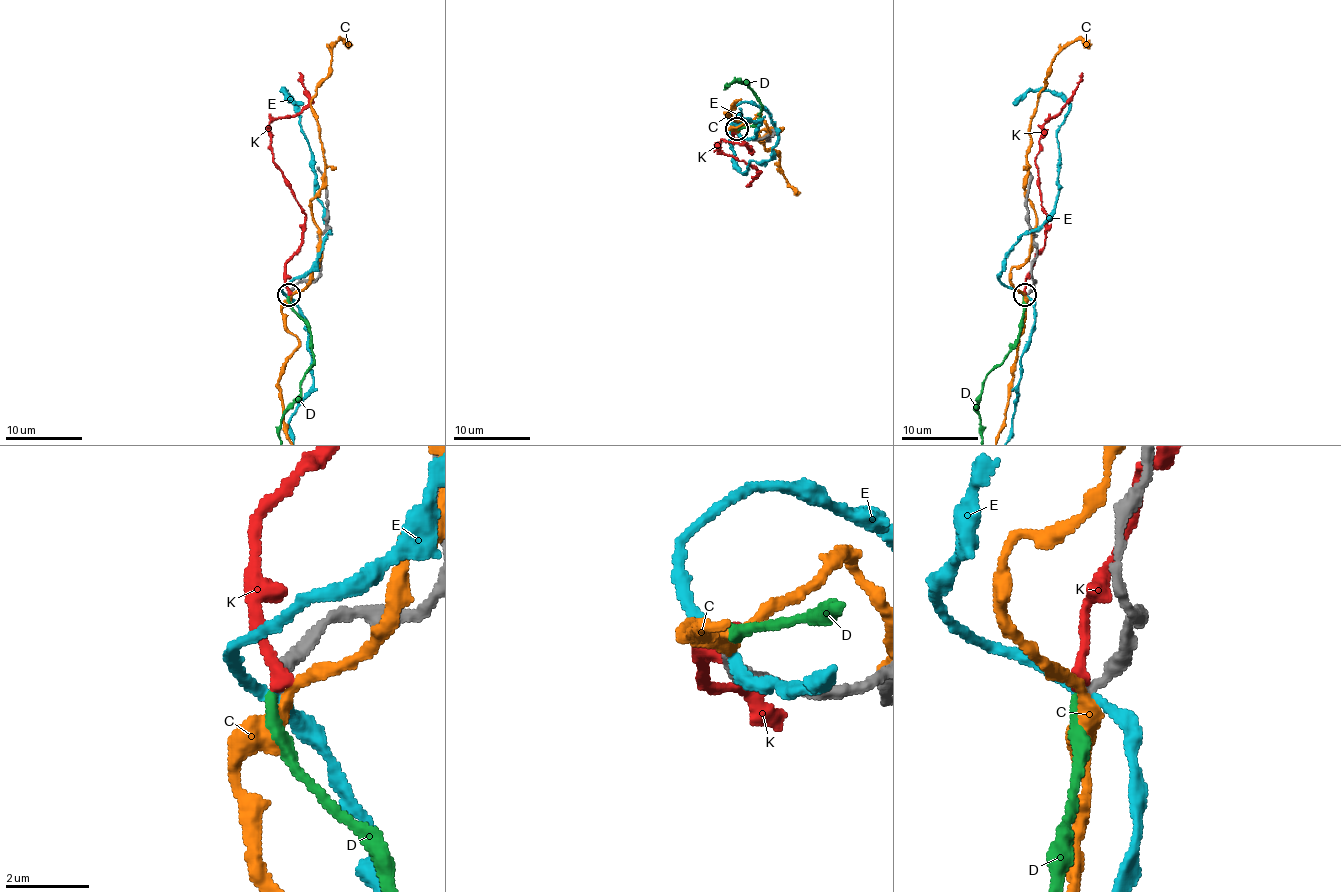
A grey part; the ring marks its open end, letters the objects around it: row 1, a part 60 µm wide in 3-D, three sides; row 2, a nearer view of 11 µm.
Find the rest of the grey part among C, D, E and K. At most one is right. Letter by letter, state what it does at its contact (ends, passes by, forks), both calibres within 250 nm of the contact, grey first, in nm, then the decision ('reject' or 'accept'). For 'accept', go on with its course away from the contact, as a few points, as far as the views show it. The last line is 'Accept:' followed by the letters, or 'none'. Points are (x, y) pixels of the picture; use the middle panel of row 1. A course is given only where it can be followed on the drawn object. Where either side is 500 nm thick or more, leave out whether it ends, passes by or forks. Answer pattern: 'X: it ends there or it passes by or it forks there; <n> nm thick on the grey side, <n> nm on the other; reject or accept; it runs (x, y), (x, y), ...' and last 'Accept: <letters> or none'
C: it passes by; 280 nm thick on the grey side, 340 nm on the other; reject
D: it ends there; 240 nm thick on the grey side, 240 nm on the other; accept
E: it passes by; 280 nm thick on the grey side, 240 nm on the other; reject
K: it ends there; 280 nm thick on the grey side, 360 nm on the other; reject
Accept: D

